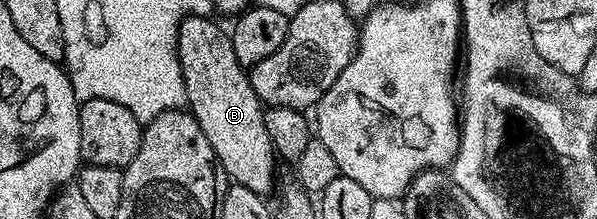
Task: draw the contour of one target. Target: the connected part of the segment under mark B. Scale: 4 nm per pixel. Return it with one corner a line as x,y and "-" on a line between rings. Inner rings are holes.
186,16
185,21
177,27
177,57
183,70
188,111
199,122
199,130
207,134
207,142
211,142
211,150
215,150
222,173
232,183
247,186
247,190
272,193
275,188
275,153
271,138
267,138
265,108
251,86
247,69
239,62
239,58
235,58
232,35
226,29
224,32
209,16

